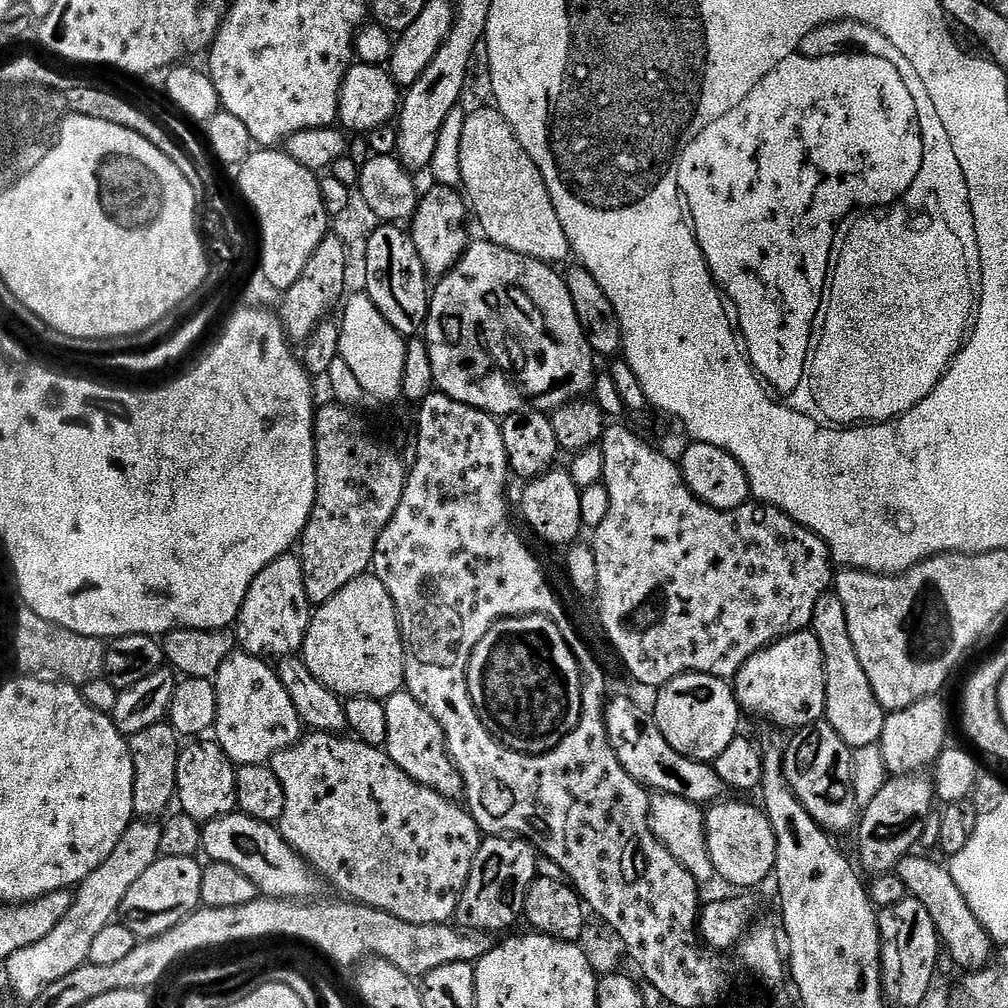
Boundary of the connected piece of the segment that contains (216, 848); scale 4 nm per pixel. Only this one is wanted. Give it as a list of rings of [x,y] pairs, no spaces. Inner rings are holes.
[[[239,810],[227,816],[219,816],[203,825],[200,847],[203,855],[208,855],[209,861],[242,870],[242,874],[246,874],[246,878],[250,878],[250,882],[254,882],[261,893],[275,894],[280,898],[296,898],[301,895],[302,861],[271,823],[245,816]]]

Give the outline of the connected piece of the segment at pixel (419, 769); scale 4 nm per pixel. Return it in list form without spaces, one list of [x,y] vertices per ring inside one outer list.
[[[401,690],[383,701],[386,716],[386,736],[383,747],[388,756],[414,782],[434,790],[449,798],[460,798],[464,794],[464,783],[460,773],[455,771],[452,761],[448,758],[448,748],[445,746],[442,728],[438,722],[406,690]]]

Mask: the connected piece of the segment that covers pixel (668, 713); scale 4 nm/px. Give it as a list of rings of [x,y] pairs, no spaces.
[[[681,672],[670,682],[660,685],[655,696],[654,719],[658,730],[662,730],[666,742],[670,746],[674,746],[674,750],[678,750],[678,754],[685,756],[689,762],[696,762],[696,760],[714,762],[718,758],[718,754],[722,754],[722,750],[726,750],[726,746],[730,746],[730,742],[737,739],[739,732],[736,731],[740,728],[742,709],[736,703],[736,693],[733,685],[727,679],[707,676],[701,672]]]

